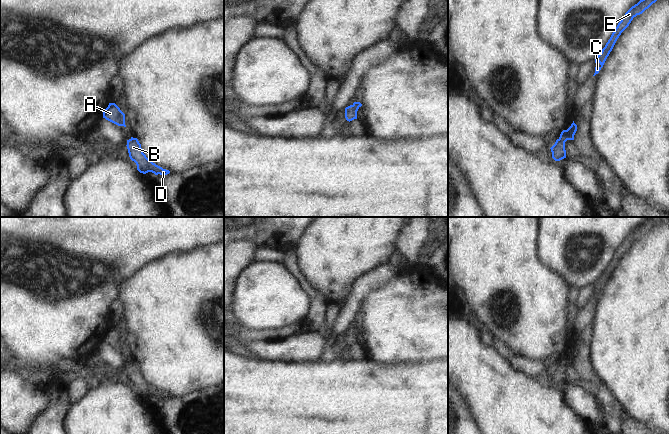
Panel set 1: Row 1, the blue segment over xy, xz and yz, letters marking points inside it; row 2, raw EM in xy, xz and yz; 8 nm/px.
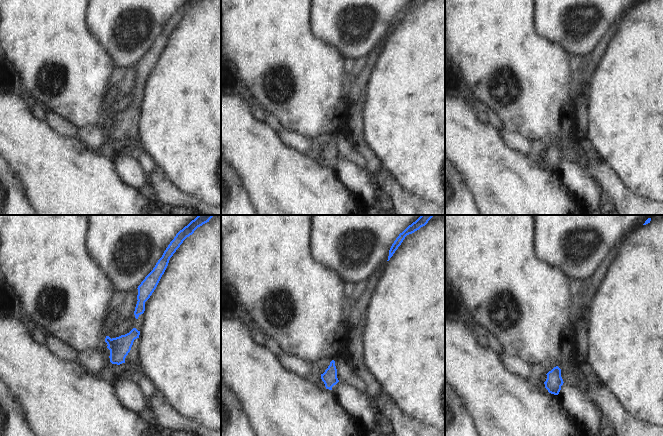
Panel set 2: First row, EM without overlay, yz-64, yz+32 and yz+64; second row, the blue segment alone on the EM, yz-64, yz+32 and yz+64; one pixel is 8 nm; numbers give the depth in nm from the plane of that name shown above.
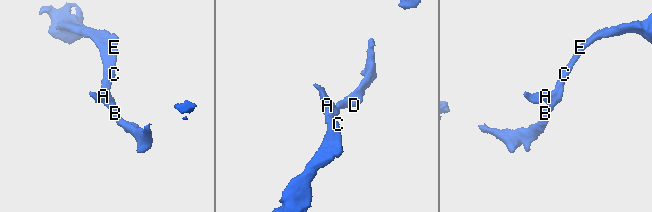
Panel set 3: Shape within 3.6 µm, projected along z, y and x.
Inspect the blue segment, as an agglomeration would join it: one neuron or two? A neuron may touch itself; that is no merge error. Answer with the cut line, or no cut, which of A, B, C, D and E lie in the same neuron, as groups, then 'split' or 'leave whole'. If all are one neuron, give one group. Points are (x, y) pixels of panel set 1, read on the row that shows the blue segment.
no cut | A B C D E | leave whole

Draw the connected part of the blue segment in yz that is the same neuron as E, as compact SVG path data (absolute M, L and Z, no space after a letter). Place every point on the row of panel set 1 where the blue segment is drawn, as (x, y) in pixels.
M640 0L637 4L632 6L623 16L621 21L618 23L617 27L615 28L614 32L612 33L610 39L606 43L605 47L602 49L601 53L595 59L595 63L599 62L600 67L595 67L595 73L593 76L599 73L601 68L603 67L607 57L609 56L610 52L612 51L617 39L621 35L621 33L629 26L631 21L637 15L642 14L646 9L648 9L653 3L657 0Z

